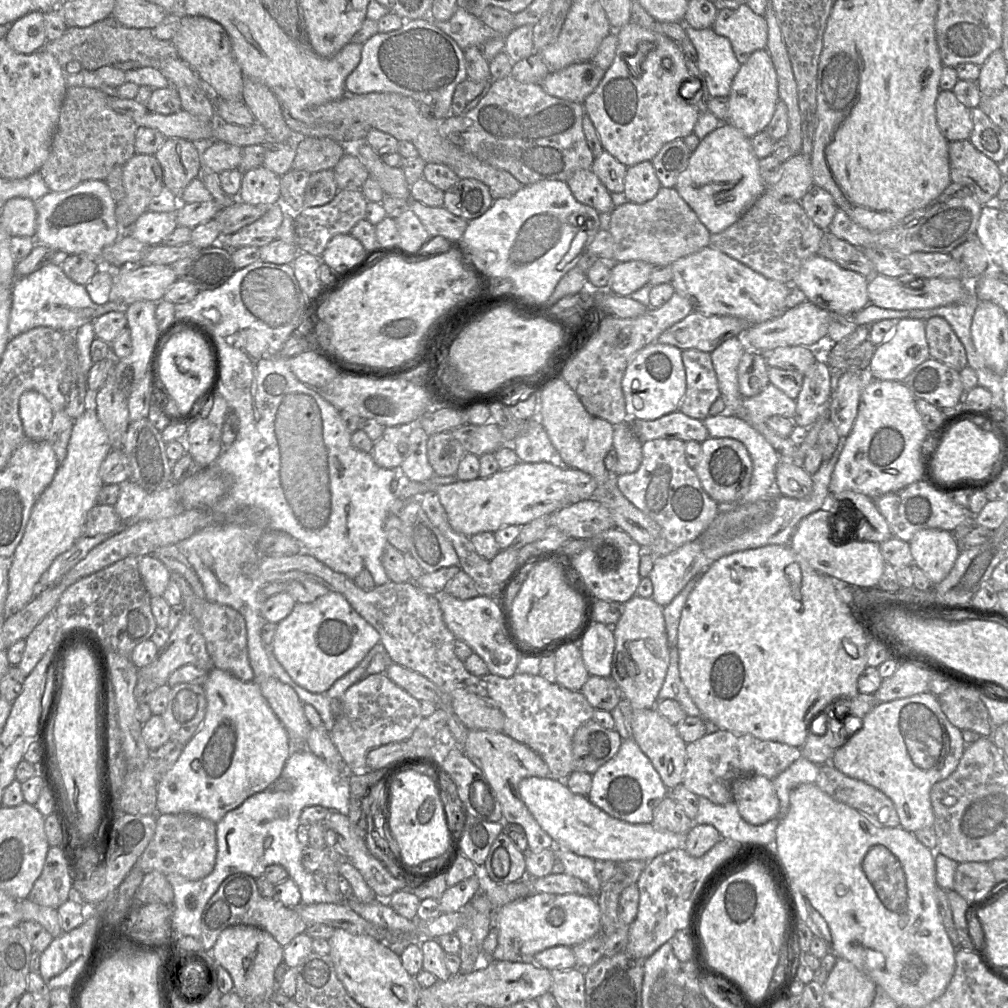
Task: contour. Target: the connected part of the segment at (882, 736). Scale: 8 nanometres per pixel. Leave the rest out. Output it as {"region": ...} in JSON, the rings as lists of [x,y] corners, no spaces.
{"region":[[[924,692],[878,703],[862,718],[860,729],[835,751],[830,763],[848,777],[883,792],[893,802],[900,826],[914,833],[933,827],[931,787],[956,770],[966,745],[961,730],[941,710],[938,697]]]}

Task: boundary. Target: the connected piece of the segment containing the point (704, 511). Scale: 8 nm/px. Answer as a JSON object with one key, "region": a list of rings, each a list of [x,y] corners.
{"region":[[[658,438],[643,442],[643,458],[639,468],[633,473],[617,477],[617,485],[621,493],[660,526],[658,538],[648,549],[644,549],[644,551],[649,551],[654,558],[670,554],[698,538],[718,515],[718,503],[705,492],[696,472],[687,463],[685,445],[685,442],[677,439]]]}

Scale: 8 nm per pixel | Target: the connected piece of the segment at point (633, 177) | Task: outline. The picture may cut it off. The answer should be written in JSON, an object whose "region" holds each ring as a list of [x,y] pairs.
{"region":[[[643,161],[627,168],[624,194],[629,202],[643,204],[653,199],[661,183],[651,161]]]}

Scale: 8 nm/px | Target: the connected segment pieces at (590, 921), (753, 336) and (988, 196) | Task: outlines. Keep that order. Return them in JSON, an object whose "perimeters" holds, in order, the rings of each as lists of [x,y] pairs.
{"perimeters":[[[[531,894],[525,898],[504,905],[496,911],[493,926],[497,928],[498,944],[492,959],[509,962],[531,962],[530,959],[538,952],[558,945],[573,947],[599,933],[600,908],[591,895],[578,894]]],[[[804,301],[778,317],[759,324],[750,325],[747,329],[741,331],[737,337],[744,344],[745,351],[769,351],[787,346],[809,347],[827,336],[830,316],[830,311],[820,308],[810,301]]],[[[969,139],[949,142],[948,153],[951,181],[968,187],[982,206],[994,203],[1004,180],[997,163],[977,150]]]]}

